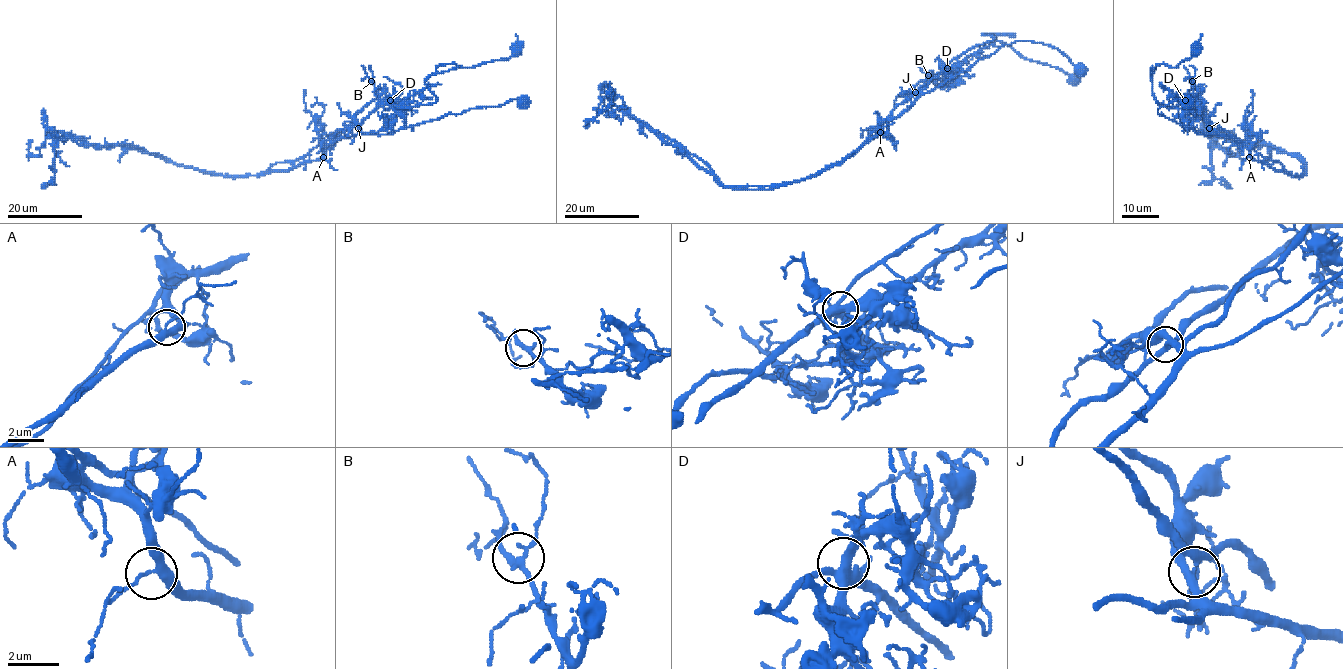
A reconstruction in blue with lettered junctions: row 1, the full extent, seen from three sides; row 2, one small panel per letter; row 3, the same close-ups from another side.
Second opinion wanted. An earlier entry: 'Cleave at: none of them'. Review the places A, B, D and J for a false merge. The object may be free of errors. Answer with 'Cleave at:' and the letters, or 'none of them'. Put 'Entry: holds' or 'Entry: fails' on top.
Entry: fails
Cleave at: J

